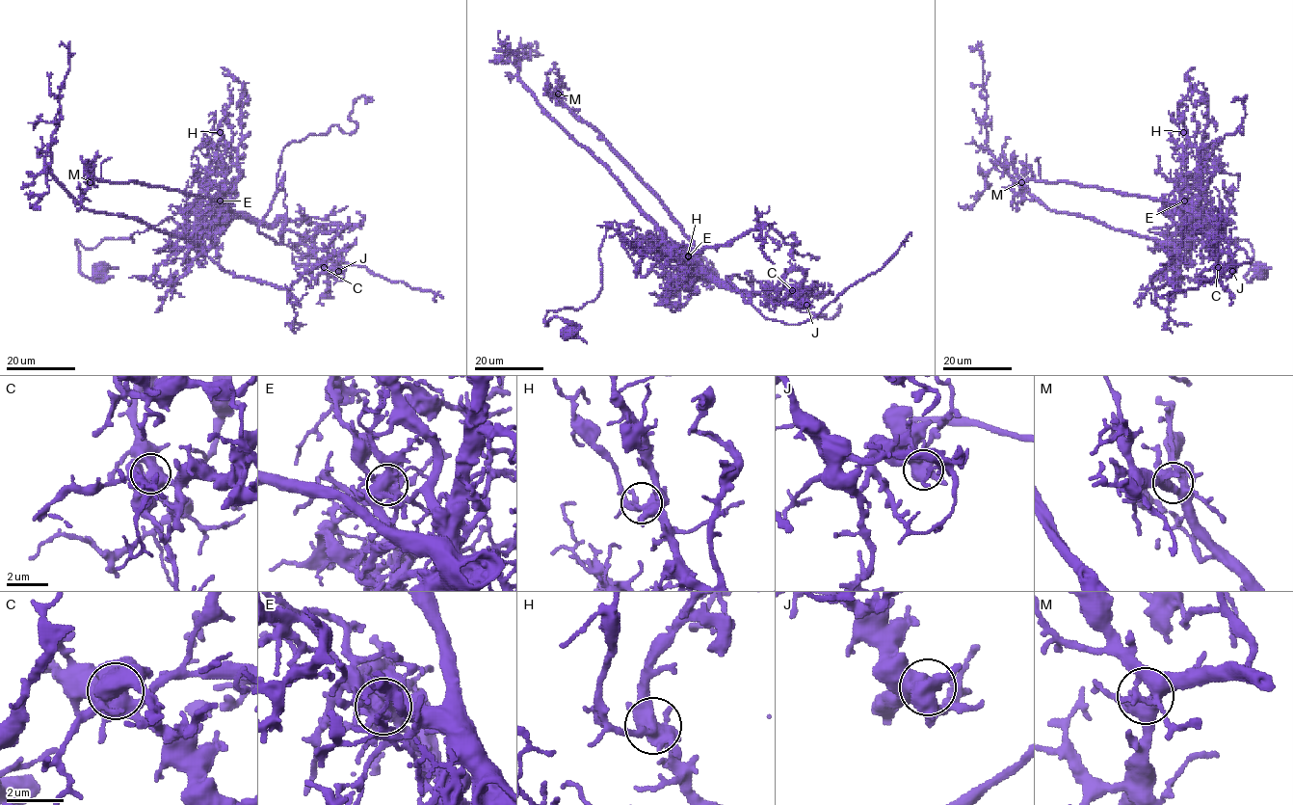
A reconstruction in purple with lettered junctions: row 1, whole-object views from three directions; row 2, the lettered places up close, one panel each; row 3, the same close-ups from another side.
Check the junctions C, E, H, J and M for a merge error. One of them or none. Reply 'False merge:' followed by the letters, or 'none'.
False merge: E

